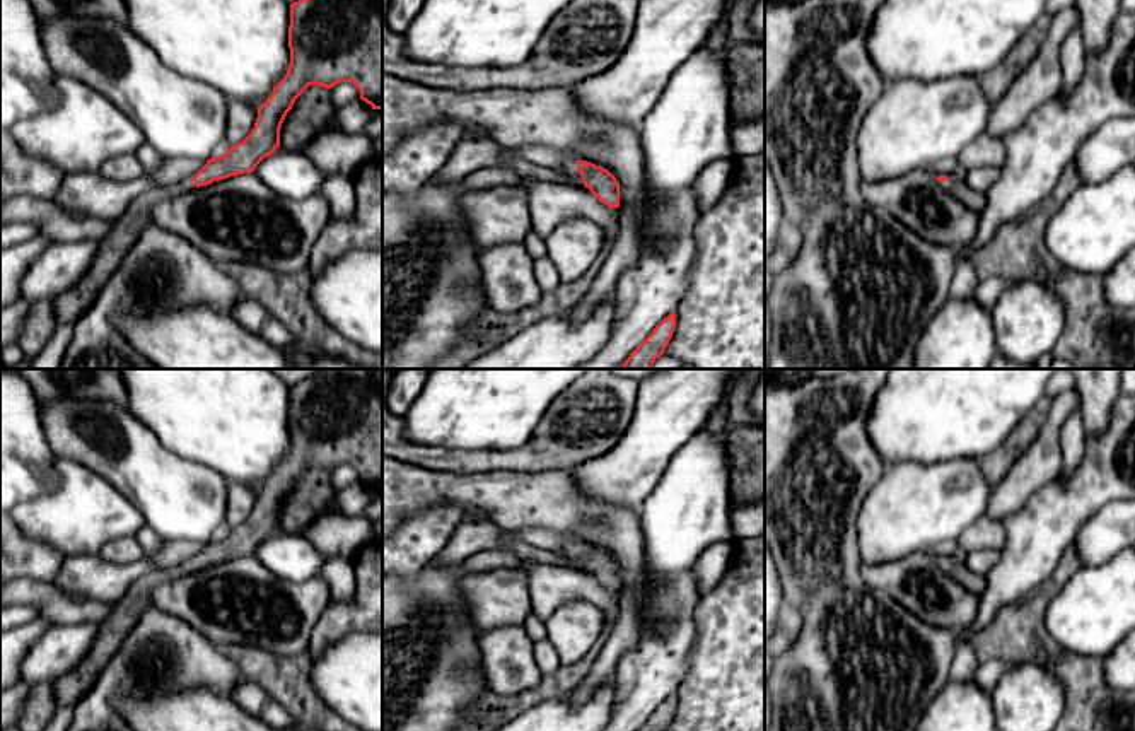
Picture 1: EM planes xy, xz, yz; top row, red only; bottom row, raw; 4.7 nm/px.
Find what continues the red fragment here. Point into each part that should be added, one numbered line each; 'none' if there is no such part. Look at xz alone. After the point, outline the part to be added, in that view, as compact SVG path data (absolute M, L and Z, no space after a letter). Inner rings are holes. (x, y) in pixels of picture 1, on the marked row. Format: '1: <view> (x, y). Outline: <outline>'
1: xz (569, 171). Outline: M568 161L563 167L556 169L565 178L563 184L572 184L575 188L584 188L582 176L577 169L575 161Z

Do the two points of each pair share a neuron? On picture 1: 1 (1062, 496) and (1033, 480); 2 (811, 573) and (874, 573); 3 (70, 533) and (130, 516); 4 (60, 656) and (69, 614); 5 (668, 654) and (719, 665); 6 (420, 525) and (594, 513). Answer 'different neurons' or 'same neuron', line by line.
1: different neurons
2: different neurons
3: same neuron
4: different neurons
5: different neurons
6: different neurons

